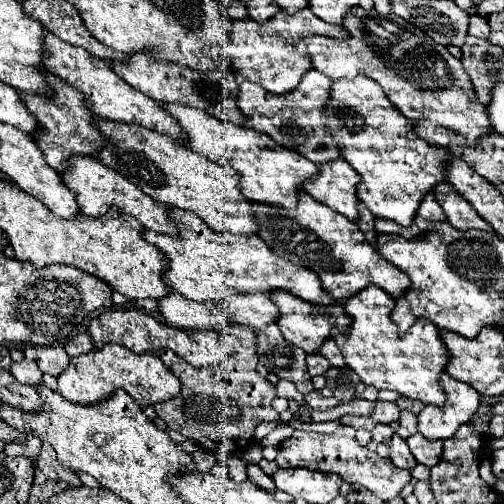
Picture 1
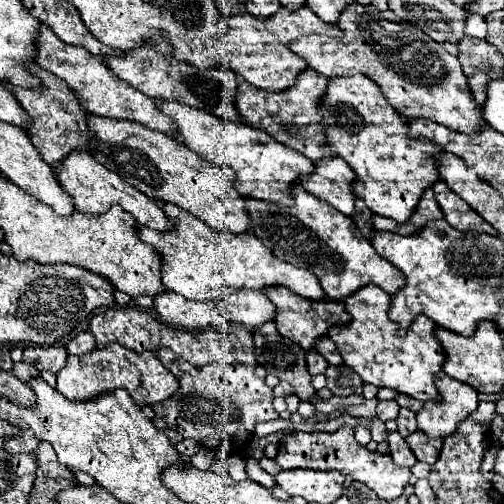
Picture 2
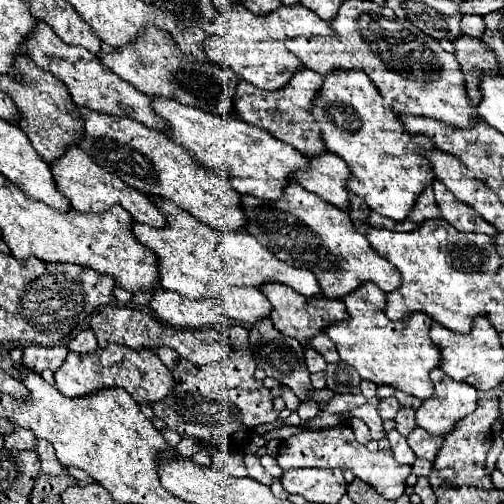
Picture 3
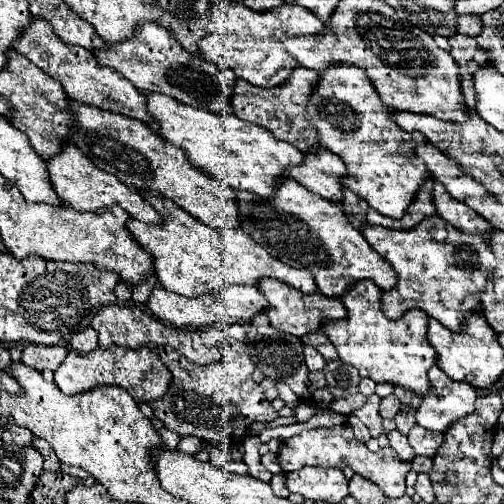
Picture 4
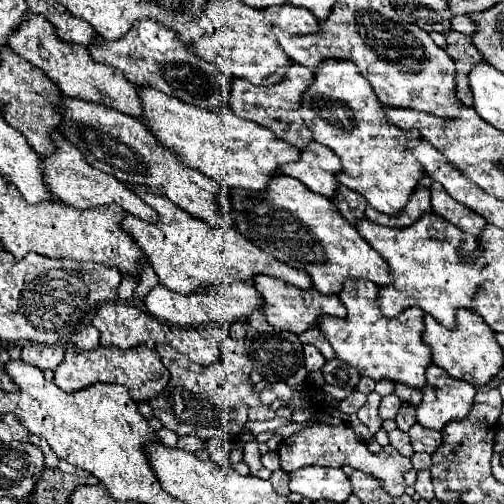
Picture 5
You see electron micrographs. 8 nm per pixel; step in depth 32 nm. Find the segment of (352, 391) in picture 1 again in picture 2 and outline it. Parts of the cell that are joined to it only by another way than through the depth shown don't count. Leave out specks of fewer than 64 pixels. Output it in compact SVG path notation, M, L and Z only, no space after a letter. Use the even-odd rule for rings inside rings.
M346 364L342 366L328 366L328 370L324 372L328 378L328 388L332 390L334 396L352 396L356 392L356 388L362 384L360 376L356 372L352 372L352 368L348 368Z

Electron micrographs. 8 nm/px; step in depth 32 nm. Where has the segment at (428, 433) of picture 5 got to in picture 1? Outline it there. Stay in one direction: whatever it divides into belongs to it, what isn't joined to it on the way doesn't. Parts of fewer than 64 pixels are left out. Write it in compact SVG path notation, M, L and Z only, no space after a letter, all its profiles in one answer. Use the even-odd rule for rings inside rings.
M416 432L414 436L410 436L406 440L412 456L416 458L418 464L424 464L428 468L432 468L434 464L440 462L442 458L442 442L436 440L436 442L430 442L430 440L424 440L424 436L420 436L420 432Z

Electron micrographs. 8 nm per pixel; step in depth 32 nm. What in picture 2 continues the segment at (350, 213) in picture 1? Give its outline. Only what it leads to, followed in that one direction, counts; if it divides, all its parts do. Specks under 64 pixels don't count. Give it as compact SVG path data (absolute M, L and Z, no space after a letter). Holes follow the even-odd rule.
M328 158L316 162L316 172L312 176L304 178L304 190L316 196L318 200L330 204L338 212L344 212L346 216L354 216L354 192L352 184L356 182L356 174L344 160Z

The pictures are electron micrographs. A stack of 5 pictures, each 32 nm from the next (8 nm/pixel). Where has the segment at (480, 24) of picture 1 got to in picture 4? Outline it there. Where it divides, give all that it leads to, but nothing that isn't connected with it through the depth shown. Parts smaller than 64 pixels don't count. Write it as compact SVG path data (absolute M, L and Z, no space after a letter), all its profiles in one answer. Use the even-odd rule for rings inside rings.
M458 16L458 32L460 34L468 34L468 36L476 36L480 34L482 26L480 26L480 18L476 16Z

